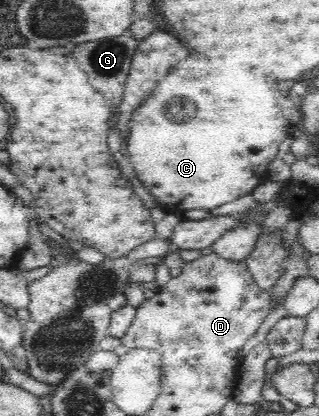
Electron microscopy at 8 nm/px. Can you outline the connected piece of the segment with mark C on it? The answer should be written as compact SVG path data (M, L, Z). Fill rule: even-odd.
M206 33L204 41L206 41L206 43L200 43L200 45L204 45L204 49L206 49L208 53L204 51L204 53L198 53L198 55L189 54L188 57L186 57L184 61L180 61L180 65L176 65L176 67L158 83L158 87L155 87L151 91L151 94L133 110L131 117L132 123L130 123L130 137L127 137L126 149L127 153L130 154L129 159L135 169L137 178L152 195L156 196L159 205L181 207L185 210L197 210L201 214L212 211L214 208L224 205L224 203L230 203L230 201L234 201L234 199L238 199L238 197L244 197L244 195L252 193L260 184L268 181L270 179L268 175L268 165L276 159L278 147L280 147L281 143L284 143L284 139L286 139L286 135L288 135L290 129L290 123L288 123L286 116L282 115L282 109L280 109L280 105L278 105L278 95L280 95L280 93L276 93L276 91L272 89L268 77L262 77L260 73L256 73L256 71L252 71L252 69L249 71L249 65L256 65L256 69L262 69L262 59L260 59L260 55L252 53L252 49L250 49L248 45L244 47L244 33L238 35L238 39L236 39L234 45L232 45L232 41L228 41L228 39L226 39L226 43L224 43L224 39L222 39L222 41L216 39L216 45L218 45L218 47L214 47L214 35L212 35L212 33L210 33L210 35ZM174 109L182 110L174 115Z

